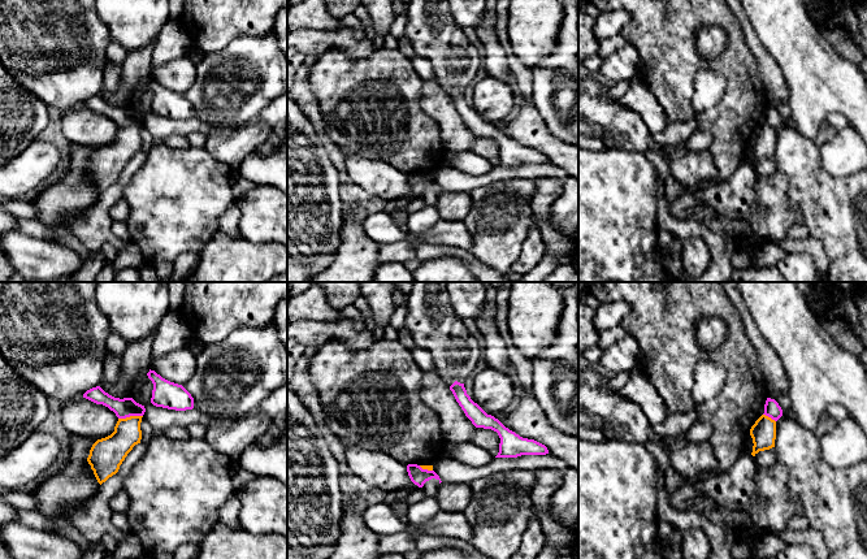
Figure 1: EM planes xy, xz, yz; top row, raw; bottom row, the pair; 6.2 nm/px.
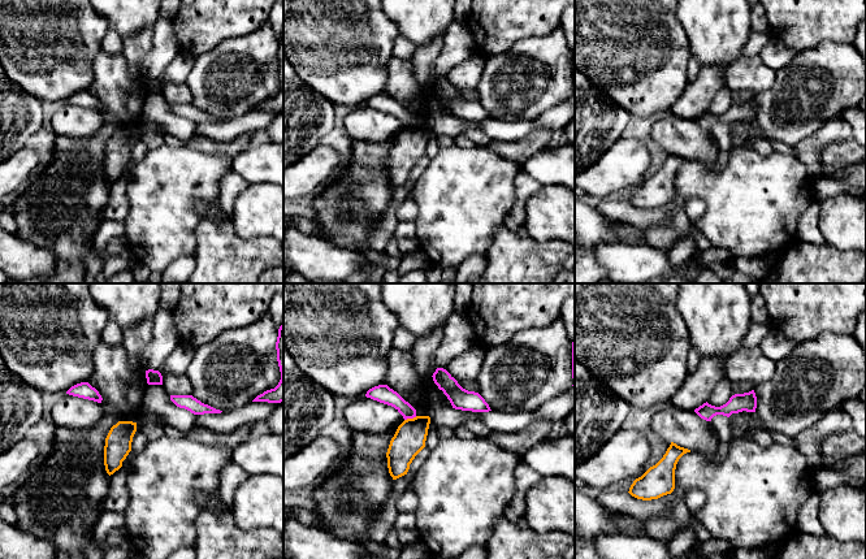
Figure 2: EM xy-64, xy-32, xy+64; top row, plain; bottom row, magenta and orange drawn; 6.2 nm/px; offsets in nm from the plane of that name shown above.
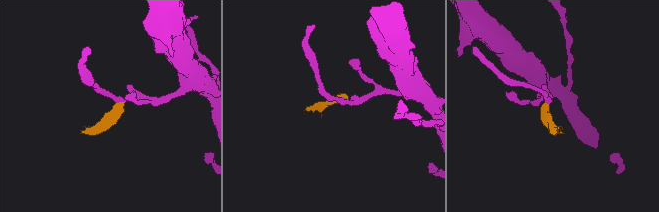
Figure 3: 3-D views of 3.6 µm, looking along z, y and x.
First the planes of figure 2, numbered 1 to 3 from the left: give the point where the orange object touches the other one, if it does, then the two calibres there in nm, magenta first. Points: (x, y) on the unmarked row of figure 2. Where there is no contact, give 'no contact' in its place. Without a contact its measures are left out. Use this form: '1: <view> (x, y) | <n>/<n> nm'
1: no contact
2: xy-32 (410, 126) | 110/190 nm
3: no contact

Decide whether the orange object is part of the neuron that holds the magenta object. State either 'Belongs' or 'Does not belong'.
Does not belong

